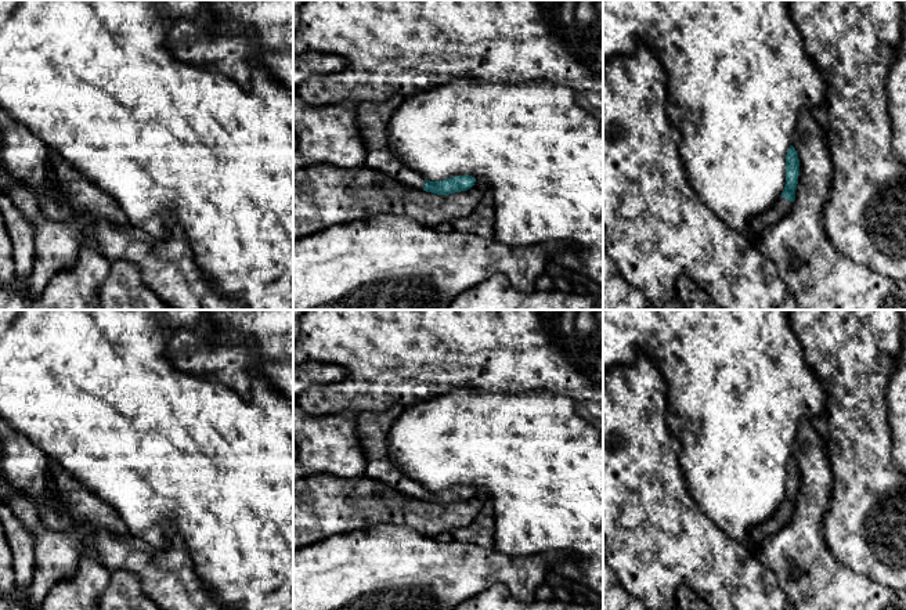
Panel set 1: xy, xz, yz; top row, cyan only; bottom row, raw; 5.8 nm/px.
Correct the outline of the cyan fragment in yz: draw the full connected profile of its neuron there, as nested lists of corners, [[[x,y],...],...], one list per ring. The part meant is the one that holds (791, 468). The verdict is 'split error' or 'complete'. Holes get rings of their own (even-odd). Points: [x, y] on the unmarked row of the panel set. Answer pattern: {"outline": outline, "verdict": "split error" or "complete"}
{"outline": [[[790,455],[786,465],[784,499],[770,520],[768,520],[764,524],[755,526],[750,530],[747,542],[748,548],[754,549],[754,546],[759,544],[765,537],[779,531],[791,519],[793,512],[795,510],[798,486],[799,486],[798,463],[795,458]]], "verdict": "split error"}

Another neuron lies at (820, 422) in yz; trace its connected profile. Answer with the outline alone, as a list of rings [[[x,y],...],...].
[[[822,412],[820,415],[815,416],[812,419],[812,425],[815,426],[816,432],[820,434],[820,437],[829,443],[829,418],[826,412]]]

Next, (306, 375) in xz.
[[[293,360],[293,397],[317,386],[340,382],[344,378],[346,371],[338,364],[297,362]]]

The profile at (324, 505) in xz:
[[[311,474],[293,480],[293,551],[382,523],[437,537],[468,527],[488,503],[486,488],[468,501],[437,505],[368,476]]]

